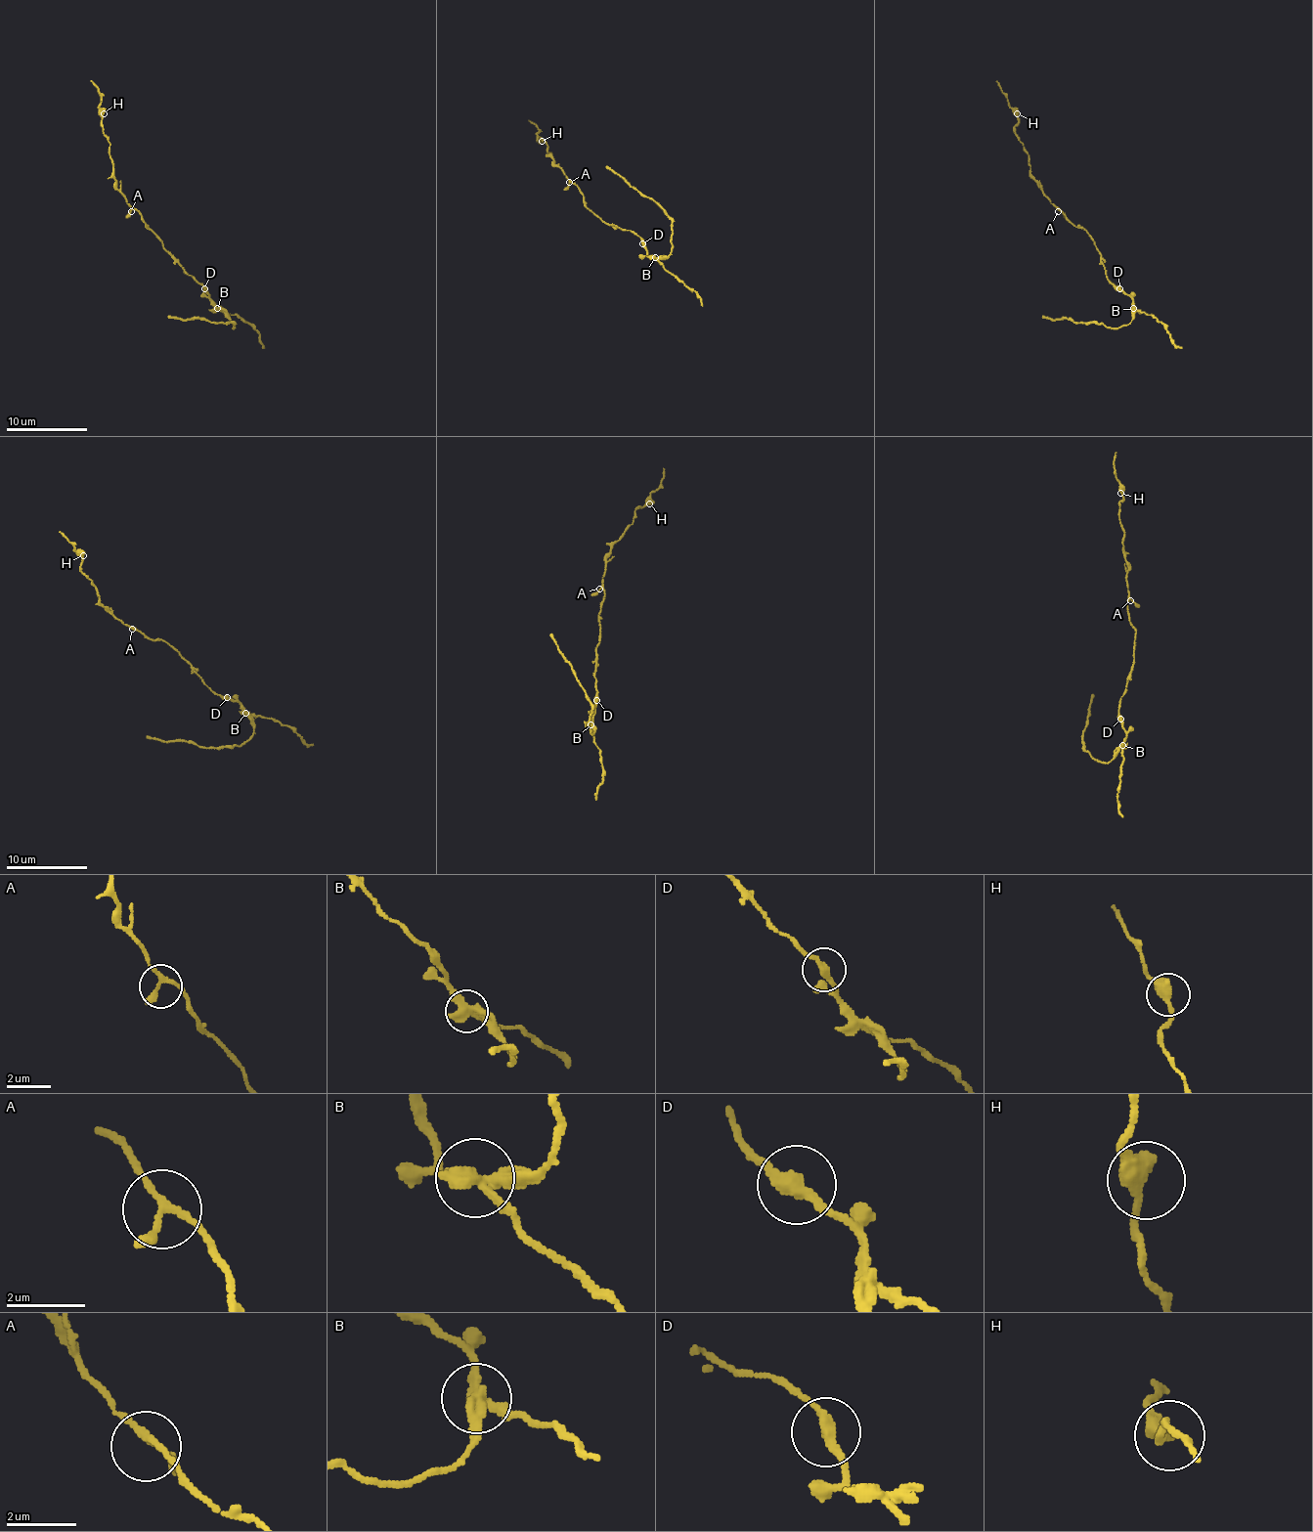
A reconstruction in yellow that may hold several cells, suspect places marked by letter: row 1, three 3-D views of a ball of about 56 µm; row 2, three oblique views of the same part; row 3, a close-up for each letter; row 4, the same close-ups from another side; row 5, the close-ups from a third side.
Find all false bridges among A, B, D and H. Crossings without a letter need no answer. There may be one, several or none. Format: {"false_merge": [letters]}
{"false_merge": ["B"]}

